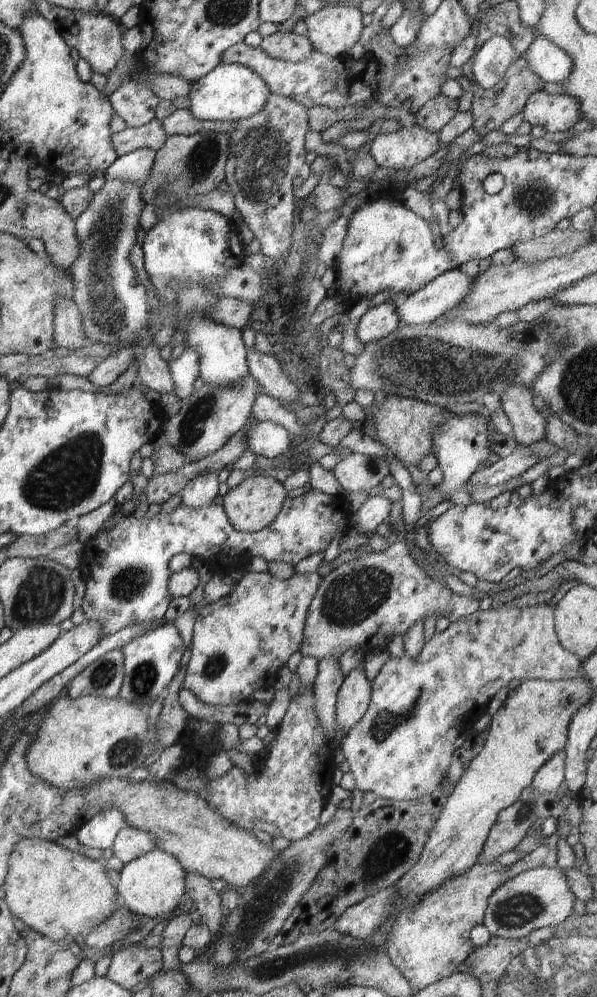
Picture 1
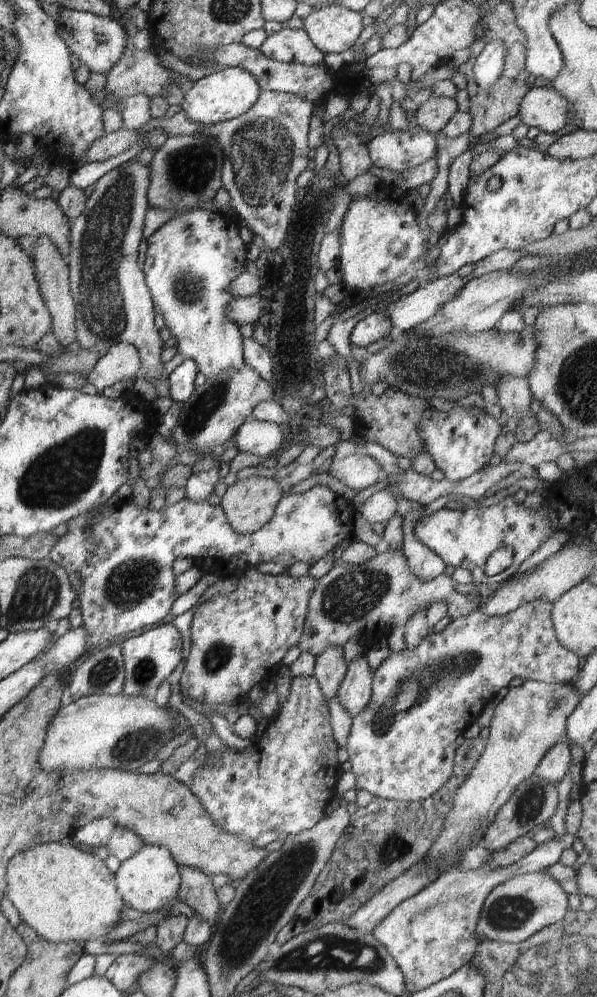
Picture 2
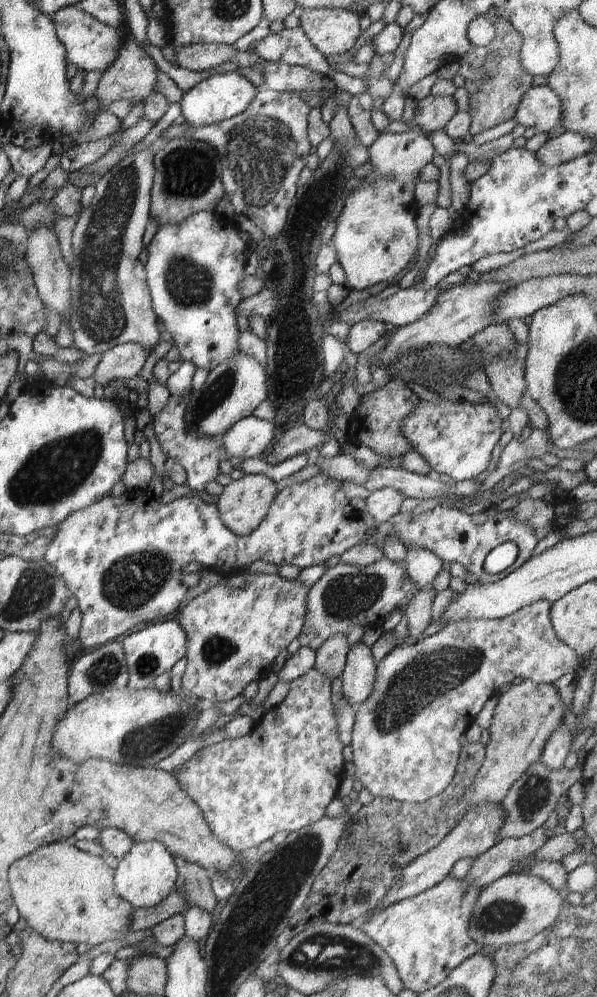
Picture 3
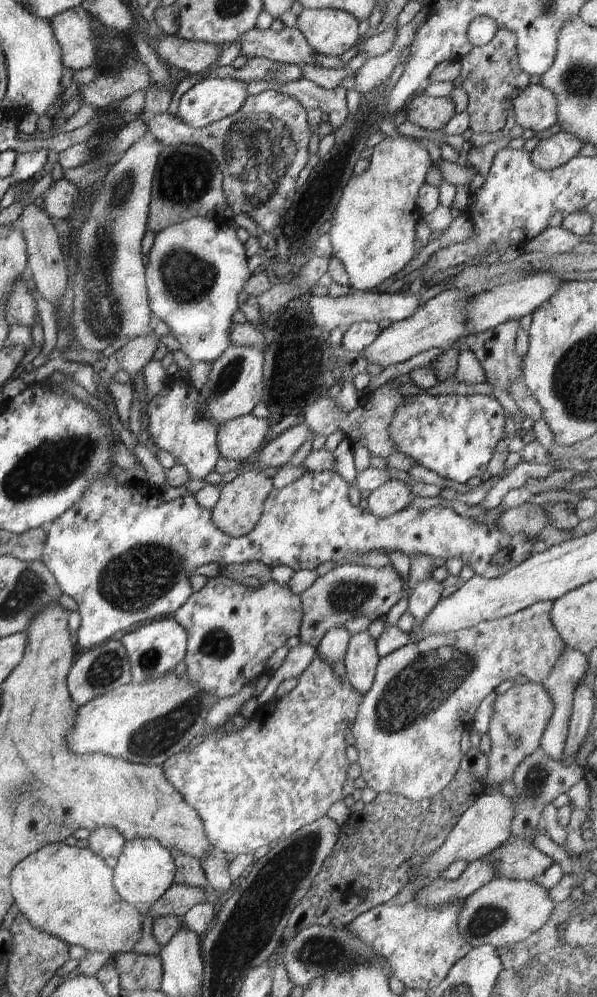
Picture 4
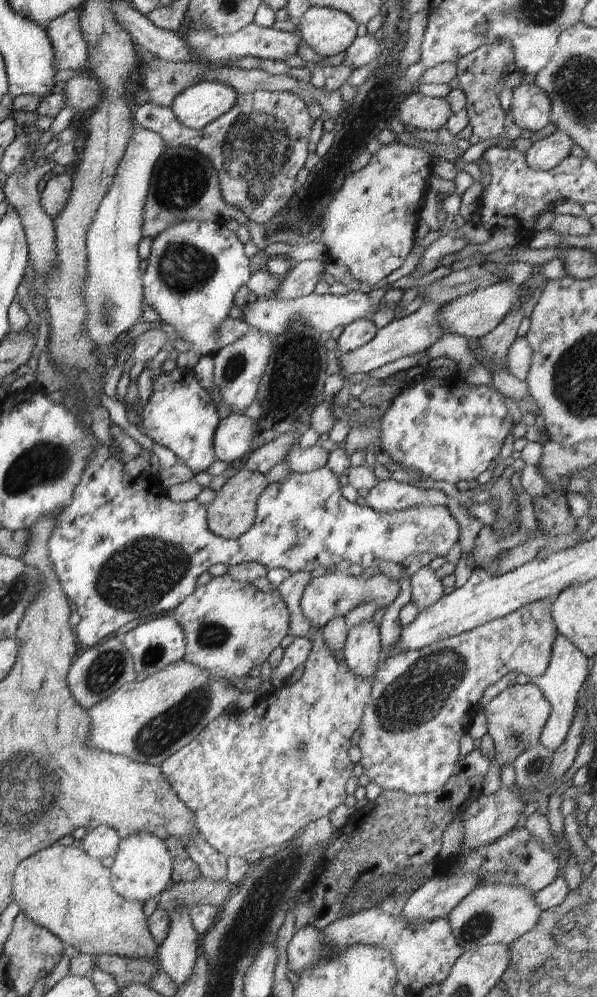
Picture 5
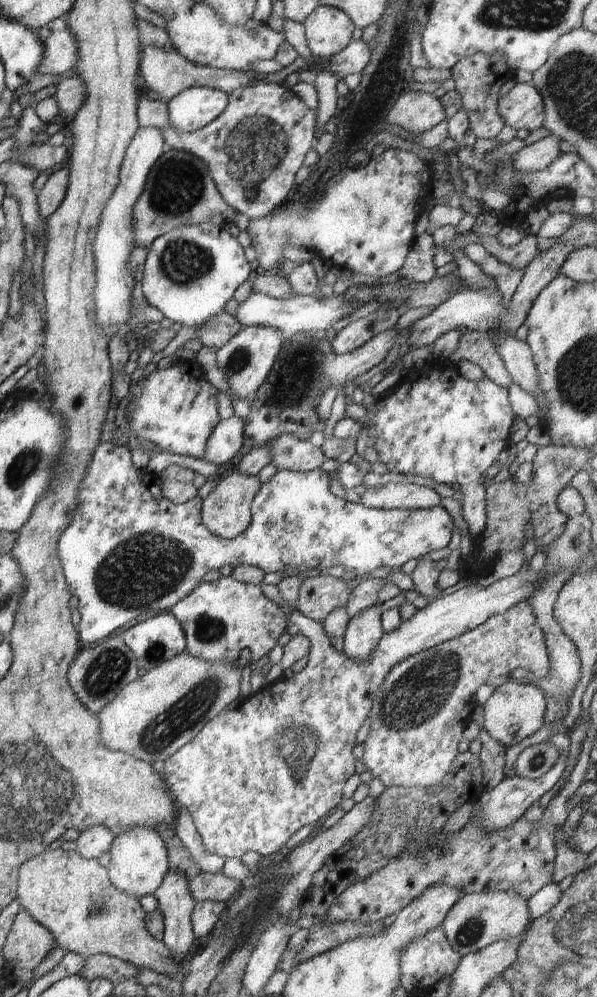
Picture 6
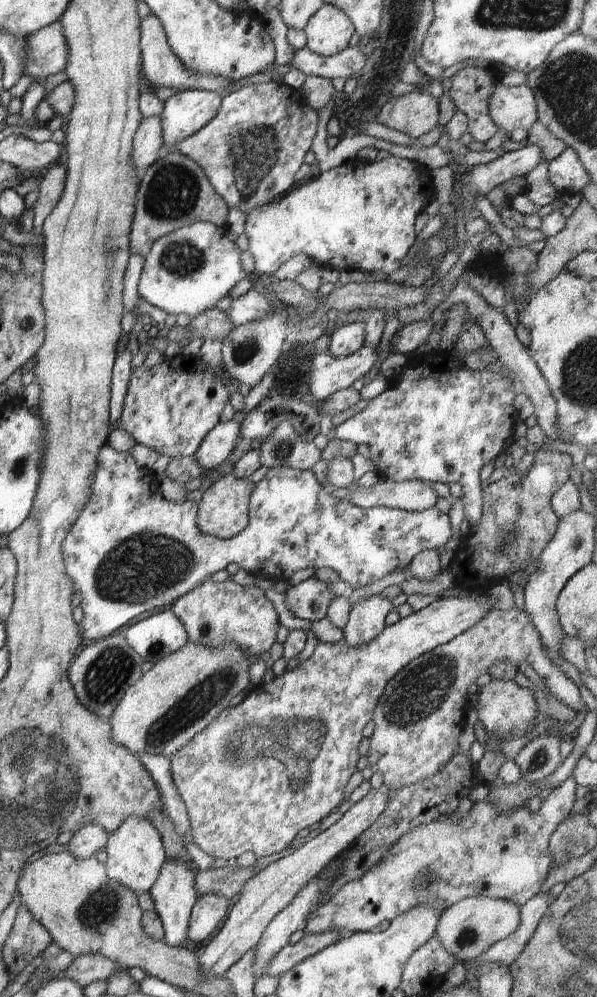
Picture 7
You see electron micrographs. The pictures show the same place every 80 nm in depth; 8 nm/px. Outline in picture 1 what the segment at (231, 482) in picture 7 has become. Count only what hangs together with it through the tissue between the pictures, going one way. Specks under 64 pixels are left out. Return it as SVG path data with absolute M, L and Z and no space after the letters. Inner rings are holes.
M266 474L257 477L248 477L236 487L231 488L223 496L223 509L230 524L243 533L255 533L270 526L280 512L285 501L287 490L284 485Z

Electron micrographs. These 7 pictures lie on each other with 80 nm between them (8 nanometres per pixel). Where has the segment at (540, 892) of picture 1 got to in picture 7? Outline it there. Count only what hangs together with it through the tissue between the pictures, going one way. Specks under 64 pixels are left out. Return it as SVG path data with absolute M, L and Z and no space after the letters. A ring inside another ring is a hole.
M474 896L444 909L435 936L454 958L466 963L482 956L490 946L516 932L520 922L523 922L523 914L520 914L518 904L500 898Z

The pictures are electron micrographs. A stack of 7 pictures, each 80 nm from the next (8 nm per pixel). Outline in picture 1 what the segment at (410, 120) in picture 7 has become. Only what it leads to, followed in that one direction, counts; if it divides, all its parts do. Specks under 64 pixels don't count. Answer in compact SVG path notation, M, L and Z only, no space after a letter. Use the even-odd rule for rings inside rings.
M442 94L429 100L416 114L418 126L433 133L439 133L443 126L452 120L458 112L456 99L445 97Z

